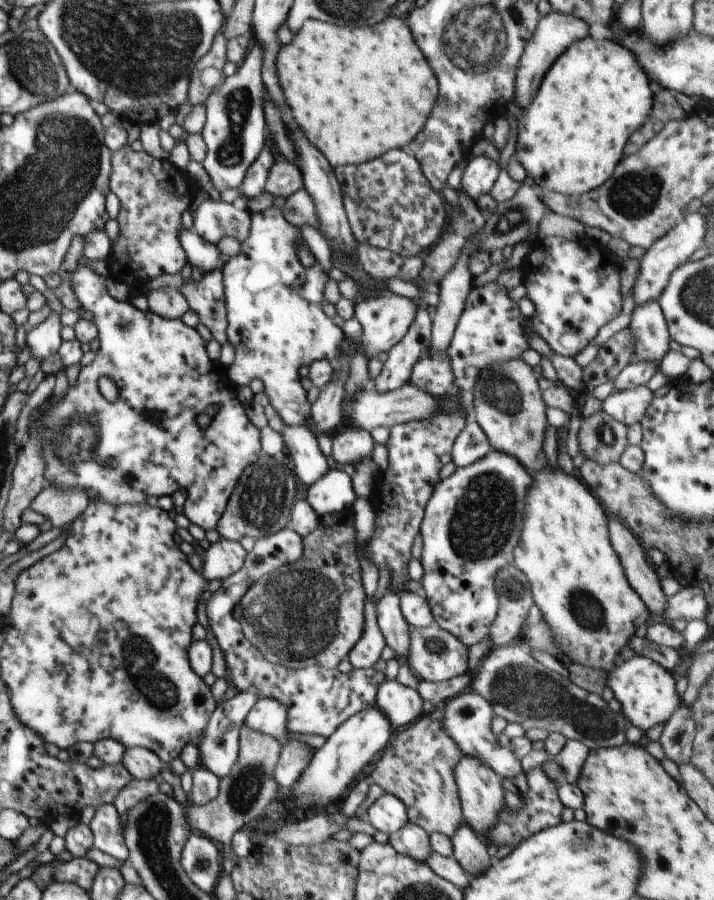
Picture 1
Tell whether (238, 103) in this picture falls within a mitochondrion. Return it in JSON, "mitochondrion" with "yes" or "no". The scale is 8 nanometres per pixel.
{"mitochondrion":"yes"}

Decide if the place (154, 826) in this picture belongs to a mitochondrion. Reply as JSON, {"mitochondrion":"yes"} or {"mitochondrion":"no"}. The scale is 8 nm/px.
{"mitochondrion":"yes"}

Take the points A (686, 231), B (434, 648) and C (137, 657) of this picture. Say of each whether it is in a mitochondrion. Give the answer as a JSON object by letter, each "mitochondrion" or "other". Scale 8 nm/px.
{"A":"other","B":"mitochondrion","C":"mitochondrion"}

